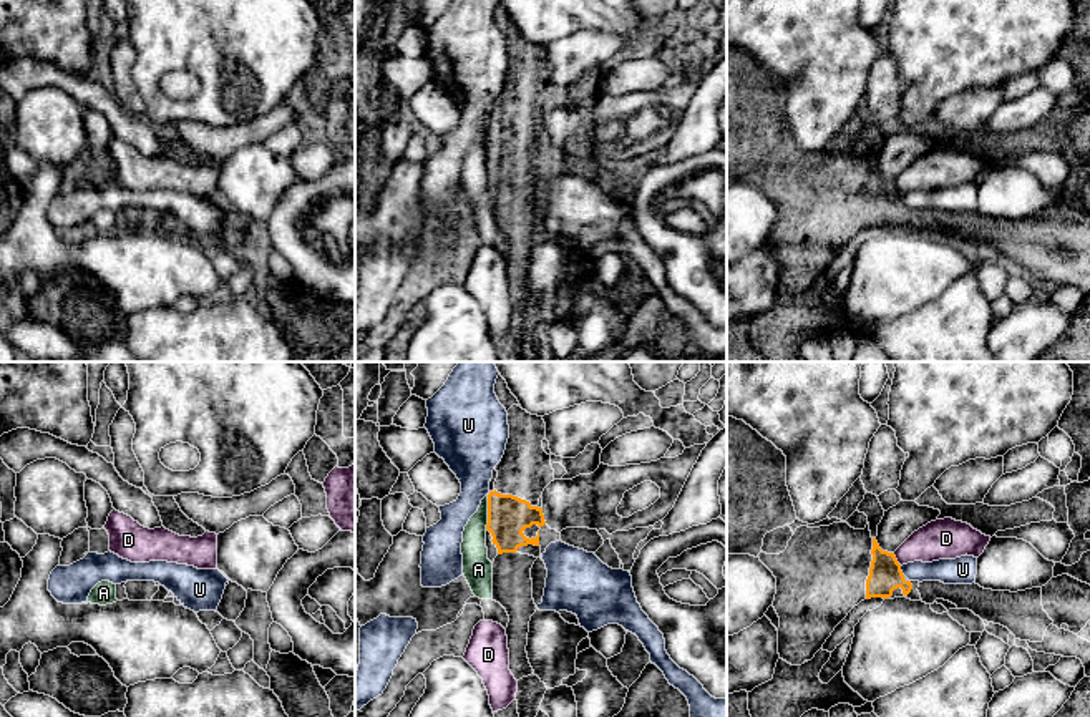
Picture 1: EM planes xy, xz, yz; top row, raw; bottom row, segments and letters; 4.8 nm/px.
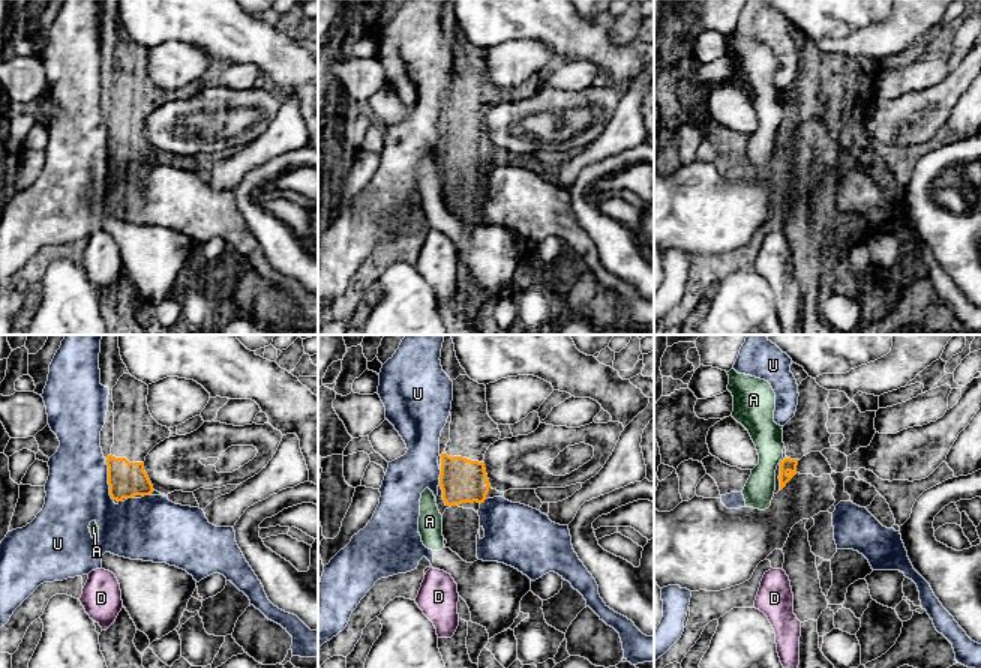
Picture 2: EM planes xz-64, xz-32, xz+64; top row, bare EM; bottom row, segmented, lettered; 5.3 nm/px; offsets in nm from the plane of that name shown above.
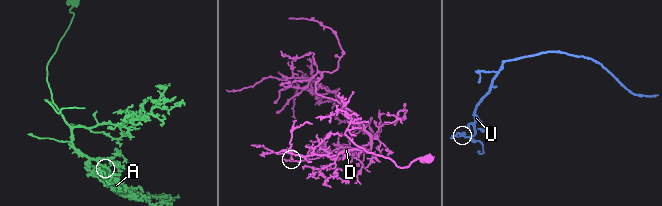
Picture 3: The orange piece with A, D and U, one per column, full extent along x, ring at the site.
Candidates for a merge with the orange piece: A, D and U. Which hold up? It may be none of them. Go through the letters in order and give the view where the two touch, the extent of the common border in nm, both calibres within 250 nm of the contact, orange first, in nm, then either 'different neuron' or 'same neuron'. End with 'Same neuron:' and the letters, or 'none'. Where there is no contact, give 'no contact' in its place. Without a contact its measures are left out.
A: xz | 170 nm | 200/130 nm | different neuron
D: yz | 80 nm | 160/190 nm | different neuron
U: yz | 50 nm | 160/130 nm | different neuron
Same neuron: none

